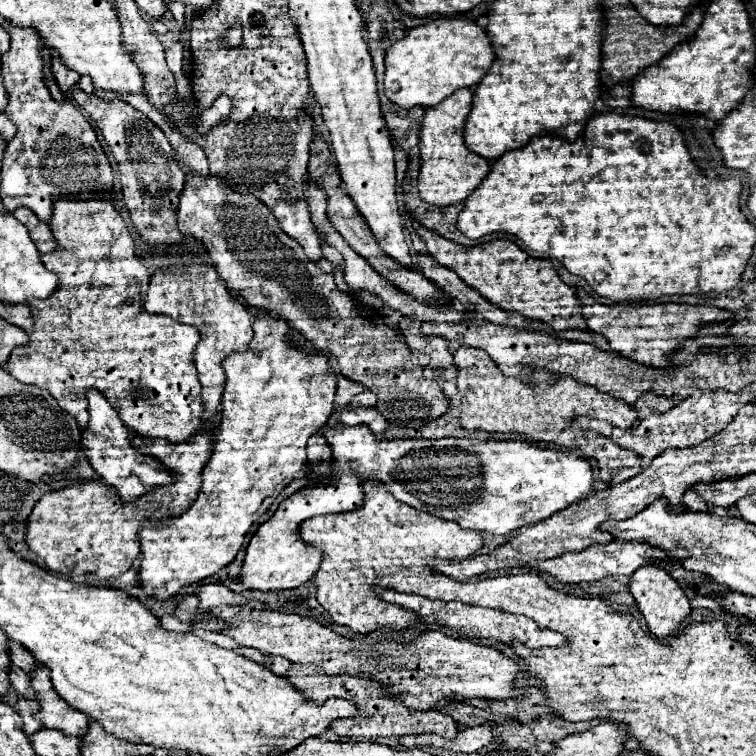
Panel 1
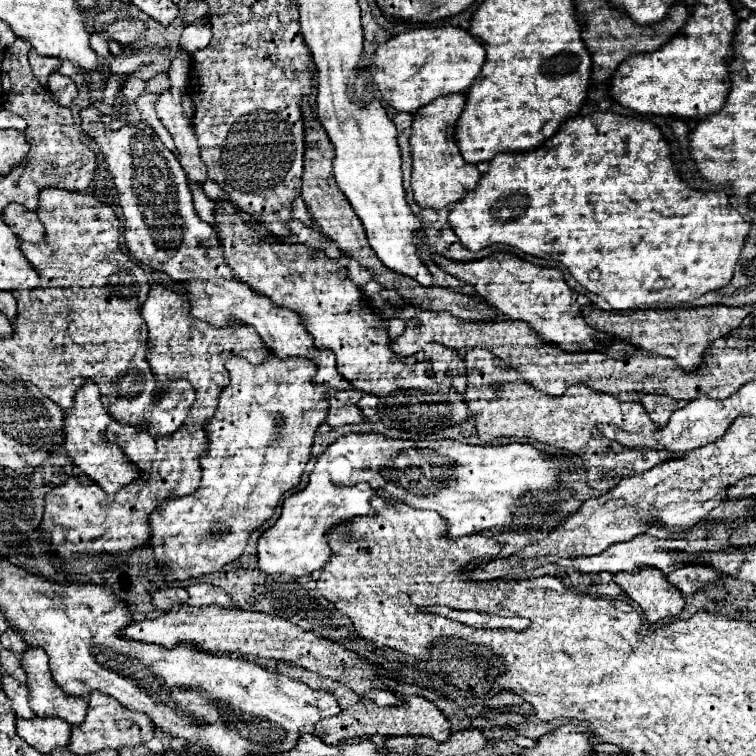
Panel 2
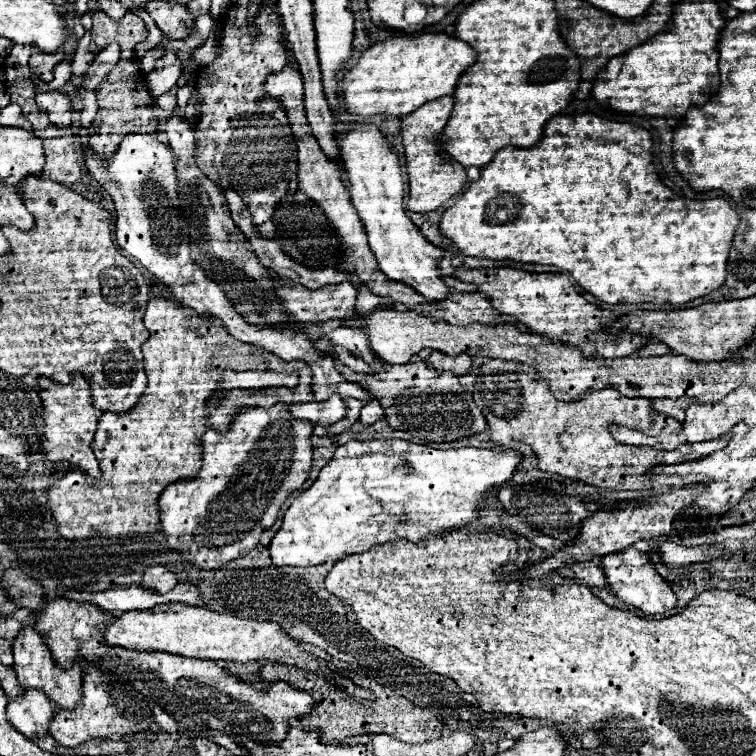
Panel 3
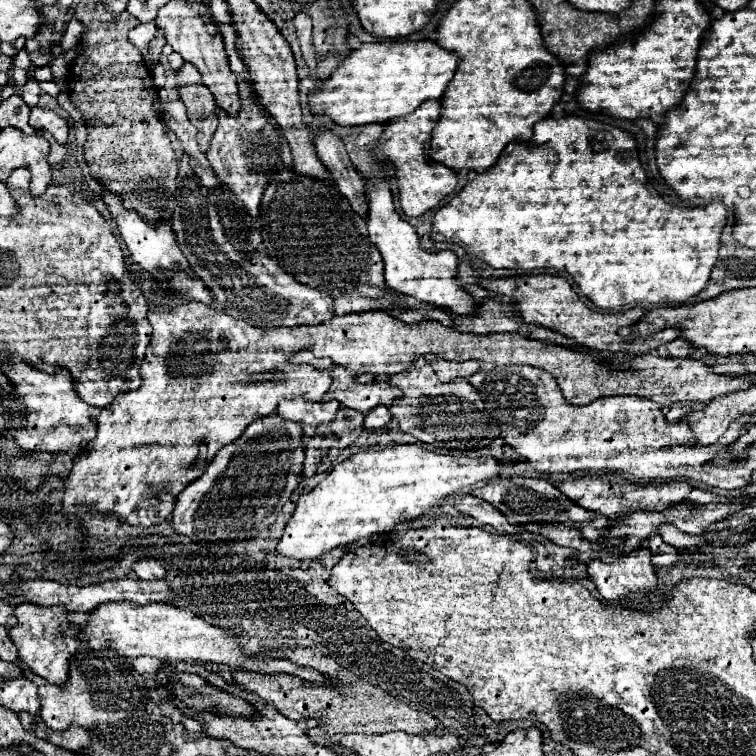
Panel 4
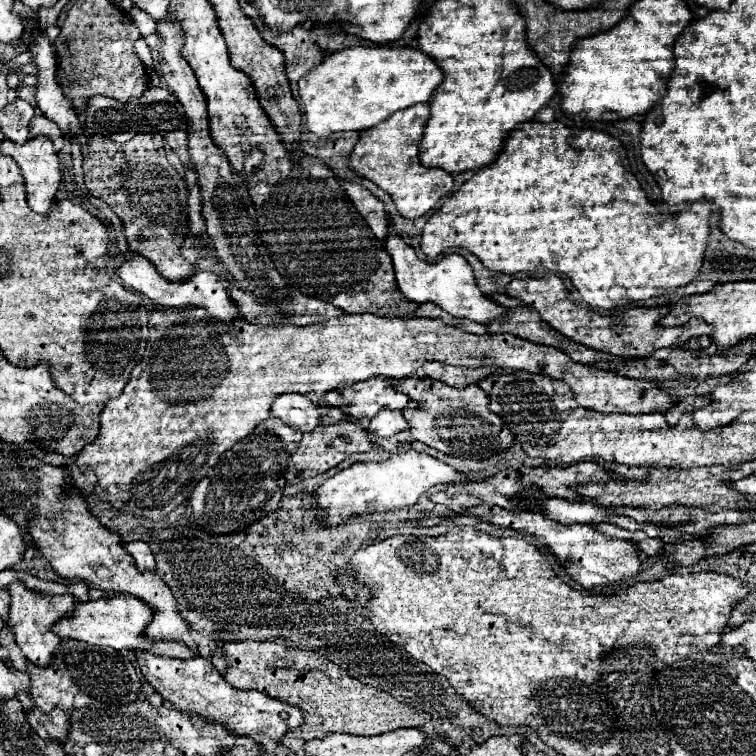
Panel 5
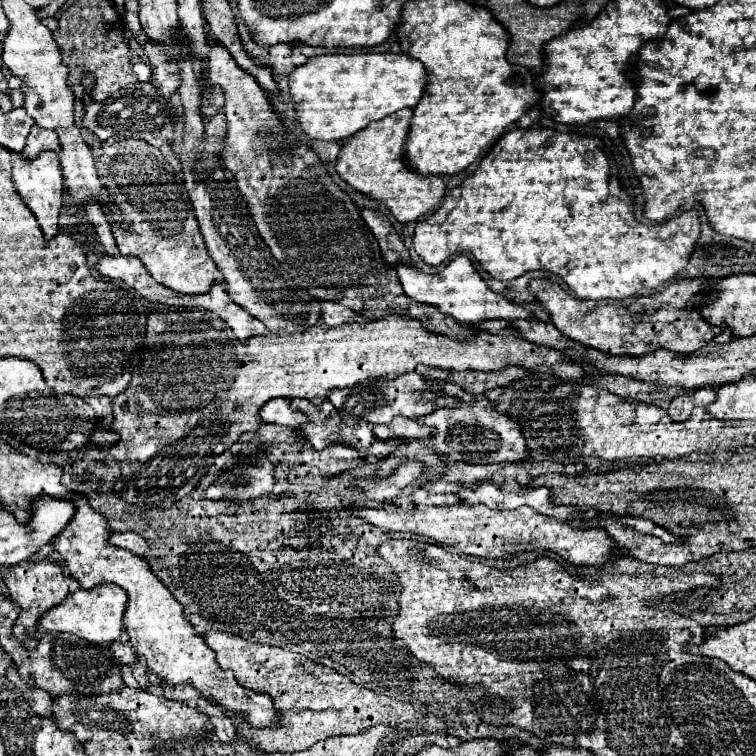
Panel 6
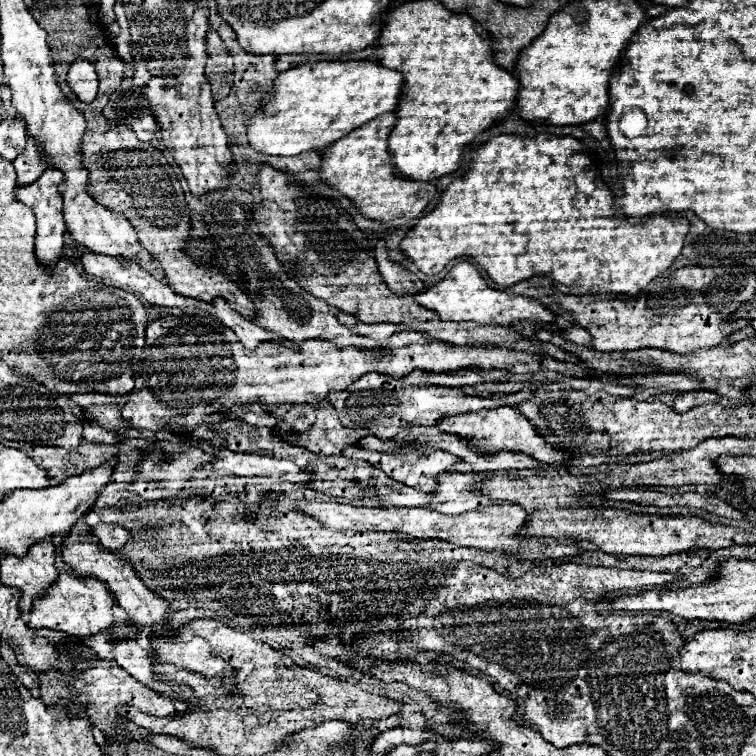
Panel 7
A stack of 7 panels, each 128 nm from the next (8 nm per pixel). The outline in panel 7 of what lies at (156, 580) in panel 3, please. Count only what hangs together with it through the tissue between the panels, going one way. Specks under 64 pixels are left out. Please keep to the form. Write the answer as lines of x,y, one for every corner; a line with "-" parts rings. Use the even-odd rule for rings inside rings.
98,522
96,526
90,528
90,532
98,538
100,546
104,546
106,550
120,550
130,540
130,532
122,526
114,526
114,524

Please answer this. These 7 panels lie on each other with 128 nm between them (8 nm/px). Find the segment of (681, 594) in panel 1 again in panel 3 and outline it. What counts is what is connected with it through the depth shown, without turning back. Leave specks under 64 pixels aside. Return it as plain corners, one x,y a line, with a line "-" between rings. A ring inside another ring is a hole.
628,548
620,554
610,554
610,558
606,558
606,562
604,562
604,576
608,580
612,594
618,600
622,600
624,604
632,604
634,608
642,610
648,616
666,614
668,610
672,610
676,606
676,596
674,596
670,584
654,570
646,552

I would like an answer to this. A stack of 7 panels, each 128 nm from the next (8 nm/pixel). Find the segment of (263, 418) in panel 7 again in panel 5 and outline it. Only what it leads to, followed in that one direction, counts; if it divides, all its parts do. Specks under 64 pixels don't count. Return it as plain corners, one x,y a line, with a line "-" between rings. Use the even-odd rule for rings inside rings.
282,394
272,402
272,408
270,408
270,414
274,418
280,418
284,424
300,432
314,430
320,424
320,416
326,412
328,408
314,406
302,394

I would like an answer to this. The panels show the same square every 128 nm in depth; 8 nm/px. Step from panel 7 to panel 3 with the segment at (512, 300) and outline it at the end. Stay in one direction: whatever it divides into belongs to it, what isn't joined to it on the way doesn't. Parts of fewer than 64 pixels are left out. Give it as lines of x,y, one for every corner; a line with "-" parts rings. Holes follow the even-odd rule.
358,124
356,130
338,134
338,146
352,204
364,224
370,250
374,252
380,270
390,280
414,288
430,302
444,300
450,294
438,274
438,262
444,258
444,250
430,244
404,212
404,182
396,152
392,152
382,132
372,124

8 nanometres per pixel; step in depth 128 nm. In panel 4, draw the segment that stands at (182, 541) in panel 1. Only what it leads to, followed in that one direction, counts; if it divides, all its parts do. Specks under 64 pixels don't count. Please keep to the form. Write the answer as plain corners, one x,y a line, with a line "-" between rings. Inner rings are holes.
278,414
258,418
236,442
224,446
214,456
198,480
190,482
180,492
172,512
174,530
204,544
204,530
214,532
220,526
230,528
230,524
234,528
234,516
238,518
238,510
242,510
242,506
248,510
250,506
264,506
264,498
290,498
292,490
302,480
302,462
302,424
284,420

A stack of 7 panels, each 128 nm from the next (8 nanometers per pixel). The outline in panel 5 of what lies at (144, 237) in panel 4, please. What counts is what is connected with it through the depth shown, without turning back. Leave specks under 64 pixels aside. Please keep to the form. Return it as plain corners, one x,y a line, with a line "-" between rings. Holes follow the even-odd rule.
132,256
128,258
126,262
120,264
120,268
116,270
116,274
124,280
124,284
128,284
132,290
148,296
150,300
154,300
156,304
160,306
170,306
170,308
186,308
186,306
202,306
206,308
216,320
220,322
226,322
226,324
232,324
234,320
242,318
242,314
238,312
238,308
234,306
232,298
228,296
226,288
224,288
224,282
220,276
216,276
214,272
202,272
198,270
192,280
186,280
186,282
168,282
164,280
154,264
142,256

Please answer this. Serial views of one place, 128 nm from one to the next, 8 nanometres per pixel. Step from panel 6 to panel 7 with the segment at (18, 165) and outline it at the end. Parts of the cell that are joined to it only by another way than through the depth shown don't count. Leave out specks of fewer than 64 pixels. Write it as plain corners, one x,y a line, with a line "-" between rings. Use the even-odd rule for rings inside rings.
46,168
44,174
28,184
28,186
20,186
16,188
16,200
30,206
36,214
36,222
38,222
38,230
36,230
36,258
40,264
44,264
44,268
48,268
48,272
52,272
56,260
62,258
62,248
64,248
64,234
66,234
66,224
64,224
64,216
62,216
62,196
58,192
60,182
64,180
62,172
56,168

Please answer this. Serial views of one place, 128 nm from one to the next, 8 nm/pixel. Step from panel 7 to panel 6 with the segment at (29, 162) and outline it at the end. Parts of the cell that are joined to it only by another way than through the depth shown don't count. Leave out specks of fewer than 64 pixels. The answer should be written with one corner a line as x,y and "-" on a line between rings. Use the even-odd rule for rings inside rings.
32,126
30,130
30,136
28,136
28,142
22,150
22,156
24,158
36,158
40,156
40,152
46,152
46,150
54,150
54,152
60,152
60,144
58,144
58,136
56,132
52,130
46,130
46,128
40,128
40,126

